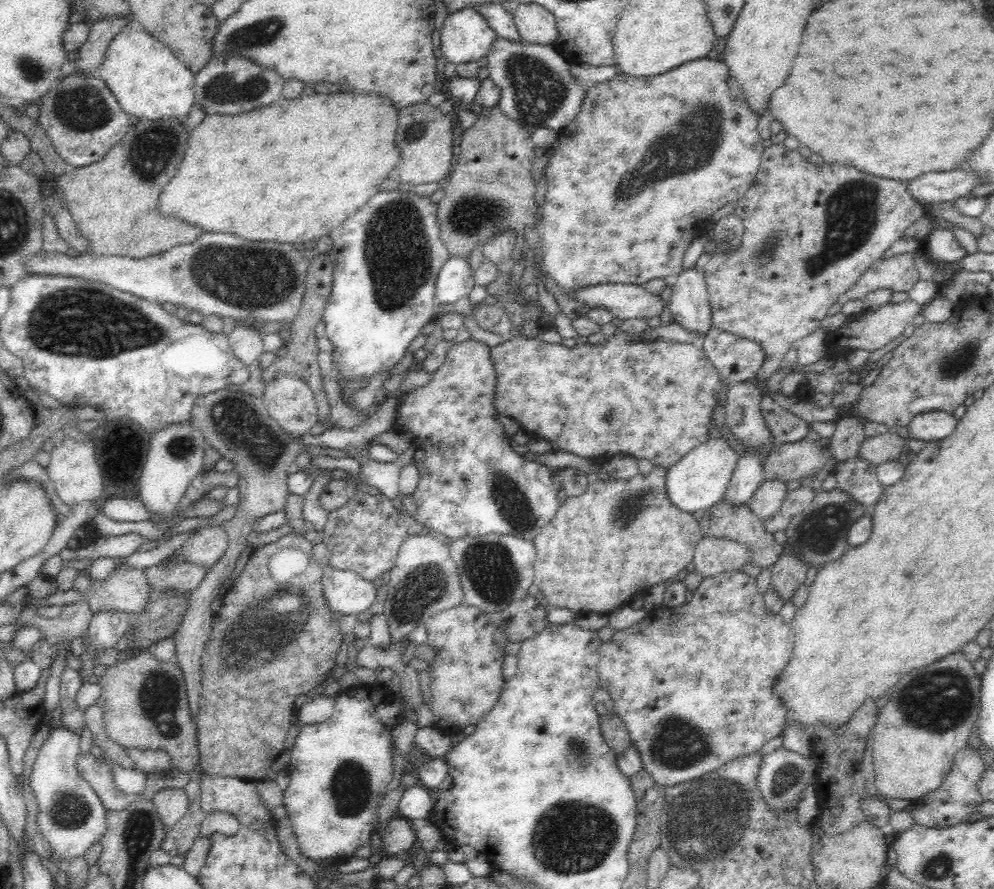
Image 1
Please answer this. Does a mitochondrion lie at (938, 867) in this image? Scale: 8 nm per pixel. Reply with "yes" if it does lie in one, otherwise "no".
yes

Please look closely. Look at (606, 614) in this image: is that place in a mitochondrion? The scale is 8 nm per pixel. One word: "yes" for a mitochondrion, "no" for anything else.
no

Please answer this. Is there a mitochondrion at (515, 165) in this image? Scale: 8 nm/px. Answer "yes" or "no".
no

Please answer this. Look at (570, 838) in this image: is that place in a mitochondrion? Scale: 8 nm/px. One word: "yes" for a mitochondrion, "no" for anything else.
yes

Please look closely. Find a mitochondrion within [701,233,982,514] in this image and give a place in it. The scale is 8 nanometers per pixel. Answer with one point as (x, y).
(956, 360)

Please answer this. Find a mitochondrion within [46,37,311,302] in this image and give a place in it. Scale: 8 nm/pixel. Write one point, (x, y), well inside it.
(82, 107)

